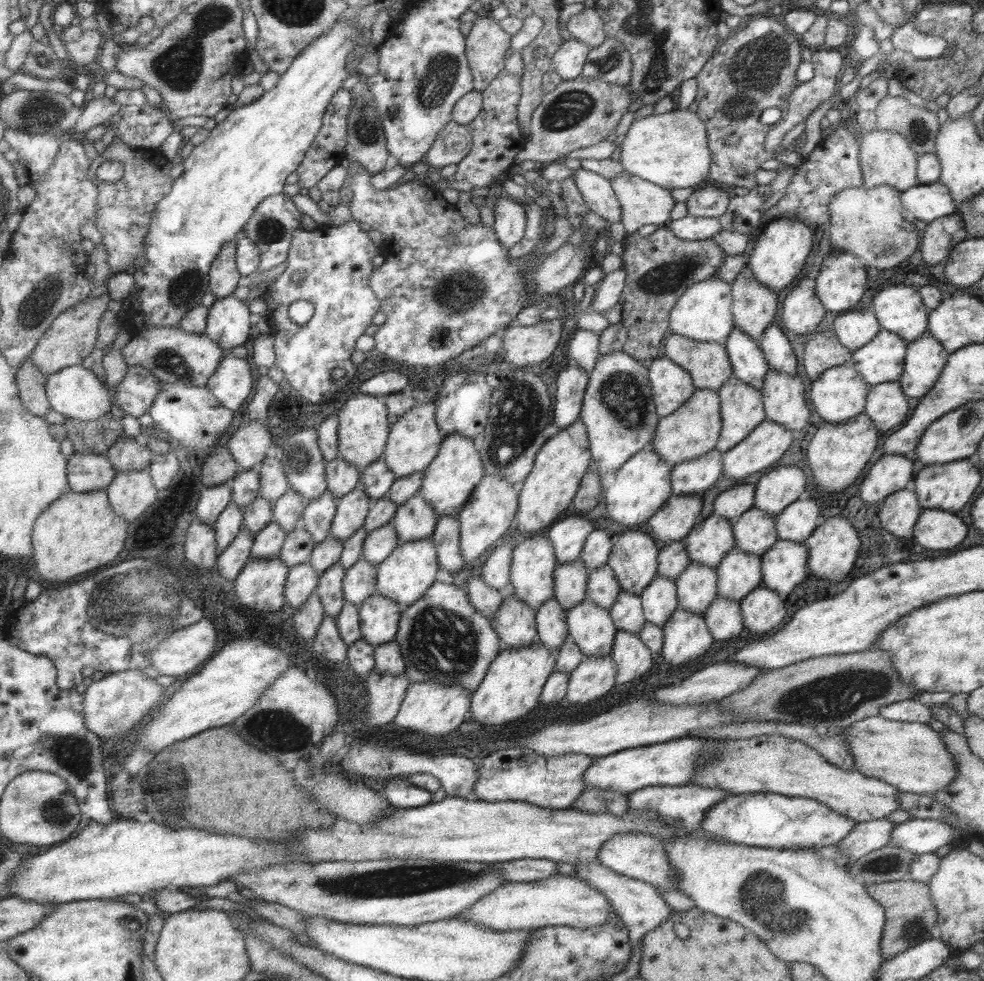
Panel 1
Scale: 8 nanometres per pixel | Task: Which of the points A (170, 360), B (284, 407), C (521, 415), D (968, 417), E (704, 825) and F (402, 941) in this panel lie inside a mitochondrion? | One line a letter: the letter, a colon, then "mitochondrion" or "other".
A: mitochondrion
B: other
C: mitochondrion
D: mitochondrion
E: other
F: other

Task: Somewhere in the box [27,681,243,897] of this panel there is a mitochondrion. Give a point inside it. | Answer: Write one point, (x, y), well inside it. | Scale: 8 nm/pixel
(162, 791)

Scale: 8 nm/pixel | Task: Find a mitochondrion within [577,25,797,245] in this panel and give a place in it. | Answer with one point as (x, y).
(754, 69)

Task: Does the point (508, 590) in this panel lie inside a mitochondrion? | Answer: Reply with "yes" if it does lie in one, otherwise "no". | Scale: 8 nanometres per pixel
no

